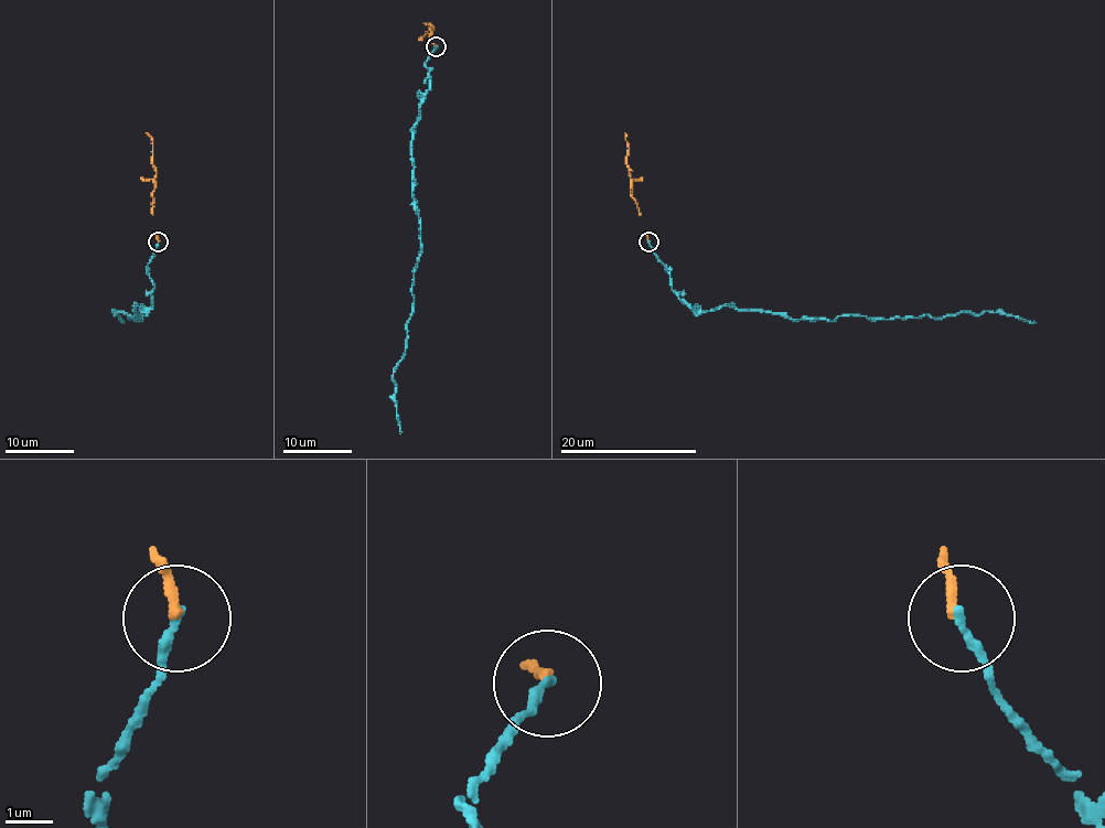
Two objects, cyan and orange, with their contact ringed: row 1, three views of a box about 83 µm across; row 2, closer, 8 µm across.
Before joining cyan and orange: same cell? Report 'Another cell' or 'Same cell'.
Same cell

